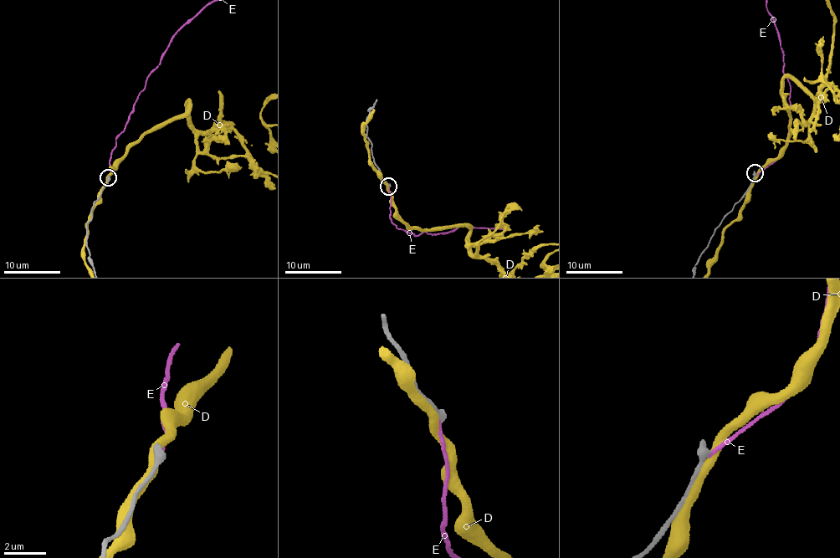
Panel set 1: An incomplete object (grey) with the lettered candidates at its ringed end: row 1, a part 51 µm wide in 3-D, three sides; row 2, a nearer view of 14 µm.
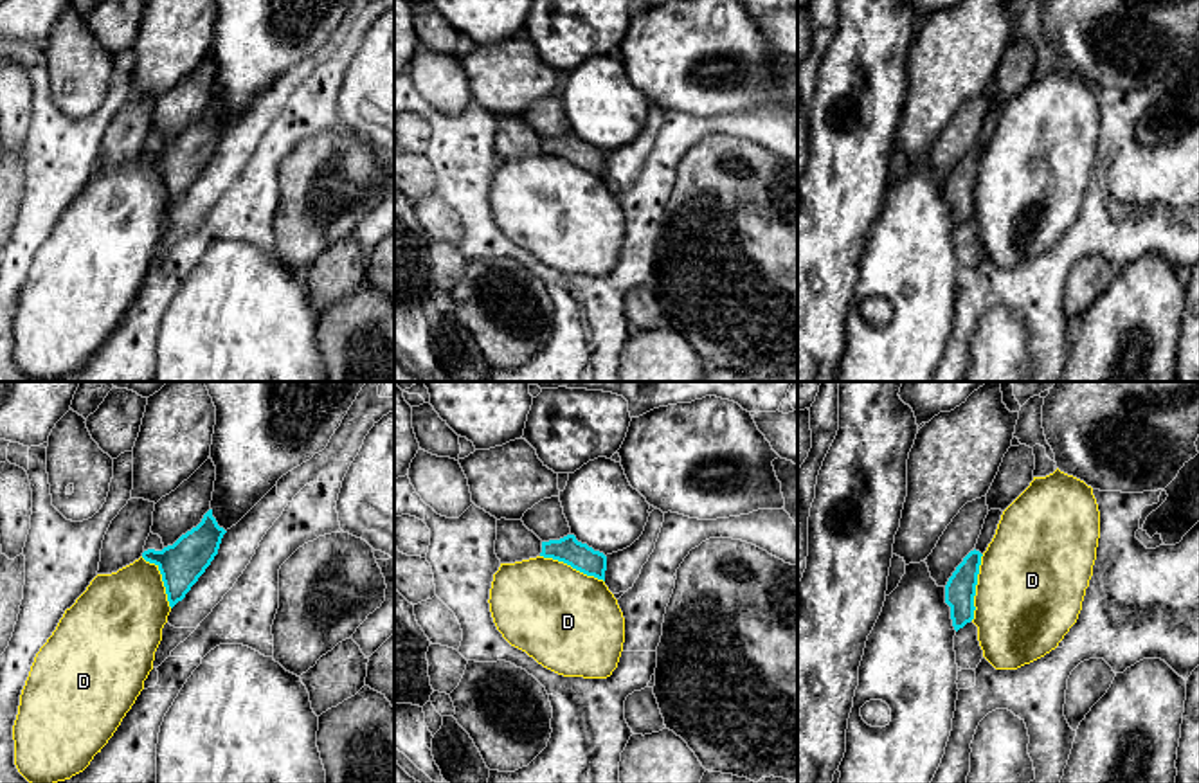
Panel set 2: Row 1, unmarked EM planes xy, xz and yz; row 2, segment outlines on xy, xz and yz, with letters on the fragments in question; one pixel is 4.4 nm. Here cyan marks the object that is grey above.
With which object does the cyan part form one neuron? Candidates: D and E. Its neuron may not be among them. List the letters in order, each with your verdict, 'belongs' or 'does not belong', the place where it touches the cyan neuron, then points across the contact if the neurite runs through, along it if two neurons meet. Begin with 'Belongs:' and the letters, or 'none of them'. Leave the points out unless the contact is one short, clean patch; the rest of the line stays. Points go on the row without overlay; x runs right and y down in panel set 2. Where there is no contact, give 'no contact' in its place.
Belongs: none of them
D: does not belong | yz (974, 184)
E: does not belong | no contact

